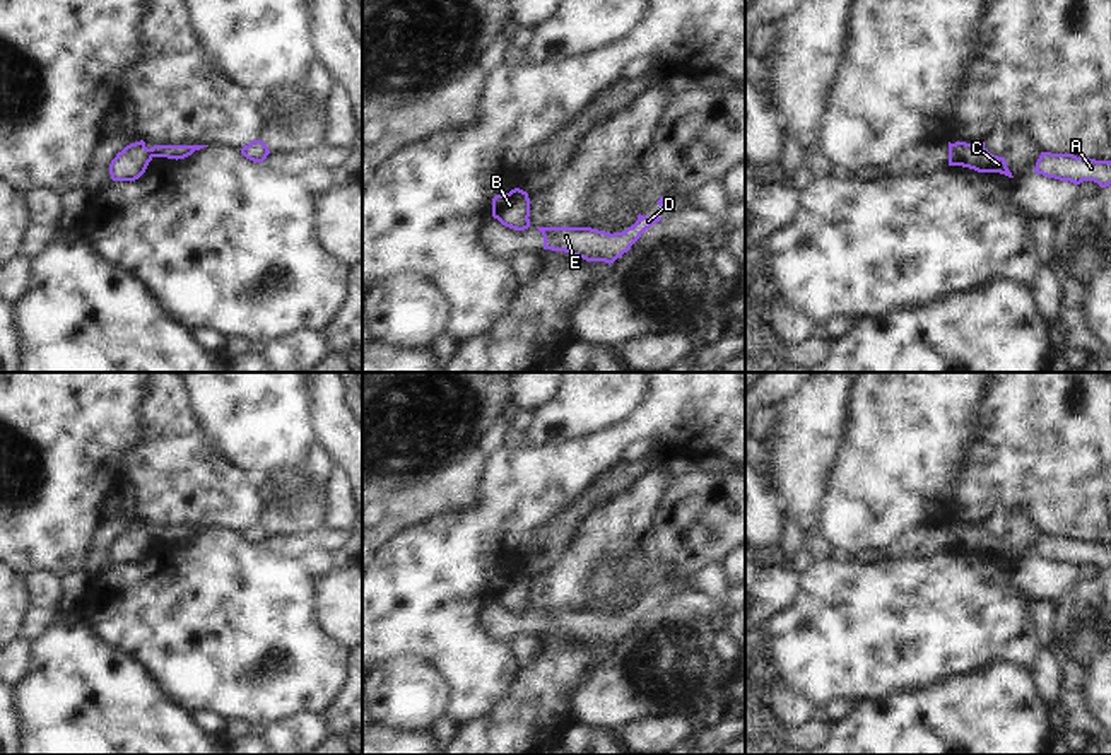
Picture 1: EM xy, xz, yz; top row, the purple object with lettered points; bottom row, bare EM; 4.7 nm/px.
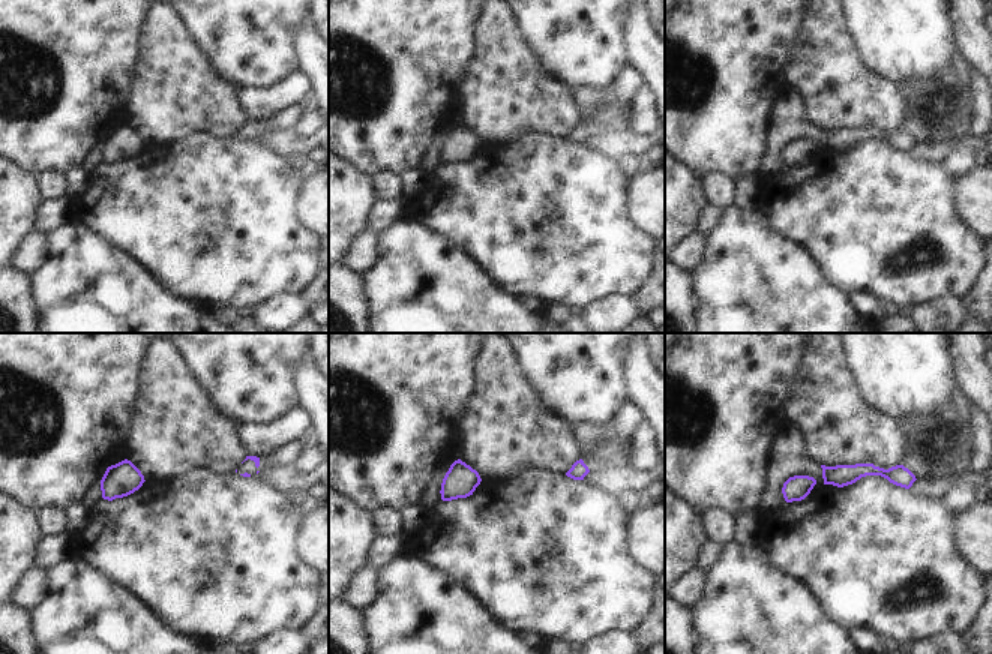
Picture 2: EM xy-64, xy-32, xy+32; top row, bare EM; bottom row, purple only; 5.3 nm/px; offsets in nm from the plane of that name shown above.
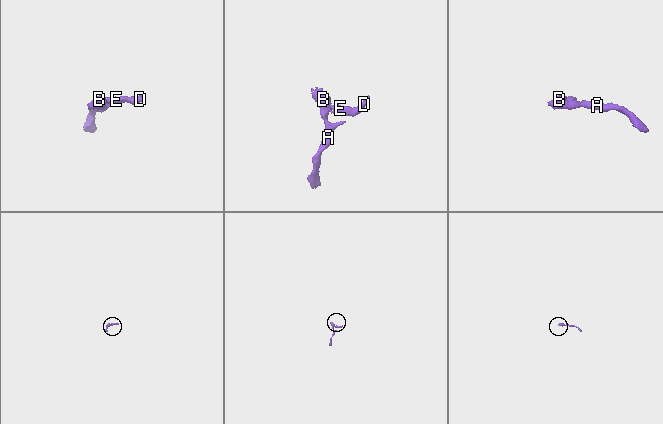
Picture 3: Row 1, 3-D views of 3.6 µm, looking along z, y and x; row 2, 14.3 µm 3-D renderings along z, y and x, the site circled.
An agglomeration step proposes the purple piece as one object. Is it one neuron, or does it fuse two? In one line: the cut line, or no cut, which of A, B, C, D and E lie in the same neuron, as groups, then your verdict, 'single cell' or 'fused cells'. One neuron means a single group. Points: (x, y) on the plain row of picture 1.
cut in xy along (147, 532), (154, 538); A B C / D E; fused cells

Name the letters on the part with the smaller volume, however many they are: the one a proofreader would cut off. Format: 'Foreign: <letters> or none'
Foreign: D, E

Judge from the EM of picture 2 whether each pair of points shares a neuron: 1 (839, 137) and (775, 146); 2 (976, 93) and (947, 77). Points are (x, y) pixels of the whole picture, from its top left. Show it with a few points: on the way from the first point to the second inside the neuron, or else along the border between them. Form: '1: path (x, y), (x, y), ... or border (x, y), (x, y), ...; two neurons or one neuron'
1: path (823, 137), (811, 132), (791, 132); one neuron
2: border (970, 87), (968, 125); two neurons

